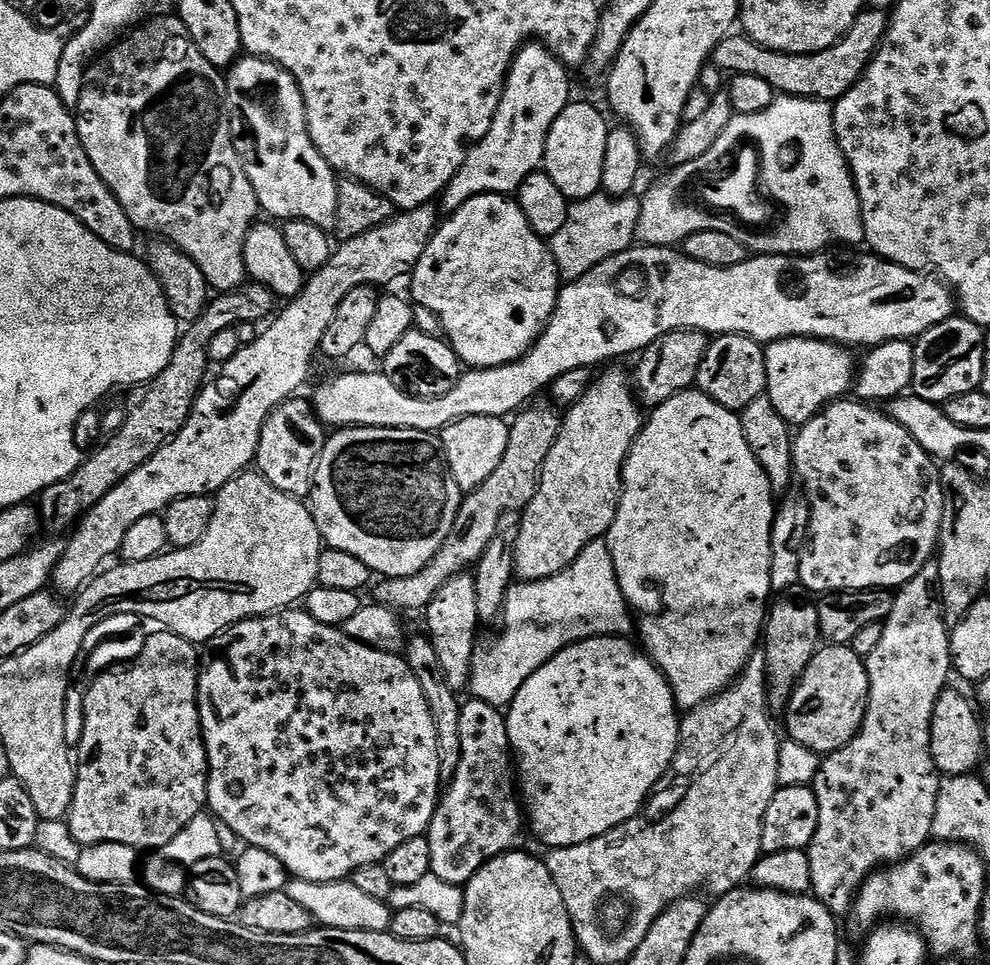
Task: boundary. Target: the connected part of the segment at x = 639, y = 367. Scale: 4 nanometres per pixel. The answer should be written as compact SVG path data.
M687 328L677 332L667 332L658 338L644 351L639 353L634 372L634 388L638 393L638 400L645 409L651 410L666 402L671 396L679 392L687 392L695 385L698 366L706 354L710 343L709 333L689 332Z

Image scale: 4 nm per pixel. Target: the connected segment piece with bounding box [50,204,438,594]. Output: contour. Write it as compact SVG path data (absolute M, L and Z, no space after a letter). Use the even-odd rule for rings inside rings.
M423 204L420 208L409 208L393 216L382 226L371 228L366 234L358 234L358 238L343 241L333 251L326 266L319 268L305 279L304 289L297 296L291 297L285 303L288 304L285 308L283 305L279 309L278 315L267 325L269 328L261 336L254 337L249 344L247 341L240 347L234 354L234 358L227 360L219 369L220 376L214 377L213 380L211 377L205 383L192 404L192 413L186 418L182 431L177 436L173 436L167 444L163 444L142 466L138 466L134 474L122 478L122 482L118 482L118 486L114 486L114 490L106 494L106 498L102 498L89 512L81 515L78 523L71 529L72 537L69 538L68 545L66 543L63 545L60 561L52 572L50 584L57 593L79 593L80 589L111 561L108 559L119 553L122 538L126 538L126 530L130 530L134 522L139 522L141 518L147 516L163 513L164 509L183 496L212 496L219 492L222 486L226 486L226 482L230 482L241 472L253 467L260 441L260 431L266 418L281 402L293 399L299 393L296 391L307 382L312 355L320 352L322 334L326 334L326 326L338 302L359 284L381 286L380 284L402 275L403 272L404 275L411 273L426 250L426 246L432 241L432 233L438 227L434 209L432 204Z

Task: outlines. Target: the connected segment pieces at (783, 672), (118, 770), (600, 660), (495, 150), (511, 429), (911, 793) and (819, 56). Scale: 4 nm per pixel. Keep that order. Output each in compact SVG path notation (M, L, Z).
M784 594L780 600L768 609L766 623L762 633L762 651L768 659L768 694L769 709L787 709L788 699L792 697L792 690L799 682L800 676L806 670L812 655L816 653L822 637L818 626L818 610L813 601L803 600L797 594Z
M165 630L147 637L135 656L136 661L129 668L121 672L105 670L89 683L92 685L84 696L80 756L78 752L74 764L74 798L66 825L77 845L118 842L151 854L174 842L174 838L178 838L178 834L182 834L182 830L186 830L186 826L205 811L208 802L208 755L204 737L200 735L200 711L196 705L200 677L197 645Z
M595 636L570 645L562 650L550 662L546 662L537 672L530 674L526 682L522 682L522 690L513 698L506 709L508 717L508 737L514 757L514 772L518 777L518 795L522 801L523 811L526 813L526 824L542 843L545 849L578 846L582 842L590 842L628 820L635 820L641 815L640 807L644 799L652 792L652 787L665 775L669 775L672 760L680 750L680 721L676 700L668 685L668 680L662 675L656 665L633 641L618 636Z
M525 43L508 68L492 125L482 139L467 149L462 166L453 174L442 193L442 200L451 206L459 206L487 192L515 193L525 178L543 165L550 126L570 102L568 72L569 69L543 44Z
M528 406L523 410L515 413L511 417L508 424L508 441L506 442L506 454L502 454L502 462L498 462L498 470L494 470L494 474L490 474L490 478L486 478L486 482L482 482L482 486L478 486L474 491L467 493L461 499L460 509L454 518L454 522L450 526L450 534L446 534L446 538L442 542L442 546L438 546L438 552L430 558L424 568L418 570L416 574L403 576L402 578L394 578L386 576L377 579L371 585L371 599L379 604L382 608L391 608L397 613L404 612L423 613L427 609L428 604L434 598L434 594L442 588L442 586L454 576L461 575L465 570L471 569L477 560L482 558L482 554L486 550L486 546L490 544L493 537L500 531L500 523L504 520L507 512L522 510L534 498L536 487L540 481L540 471L546 462L546 454L550 454L550 446L554 444L554 438L558 436L560 429L561 413L555 407L548 408L532 408L536 406Z
M930 562L910 582L900 585L895 593L896 601L894 610L890 610L887 620L884 621L882 630L882 642L878 642L878 647L874 649L874 654L866 657L868 665L868 705L862 726L858 734L846 746L842 746L837 752L829 752L819 761L817 776L811 782L812 792L818 800L818 830L814 830L814 838L807 846L808 862L810 868L810 882L812 883L811 895L826 910L832 912L837 918L846 917L851 913L852 906L856 902L856 896L860 892L865 880L877 870L884 870L891 865L899 864L908 856L912 856L923 848L925 844L933 839L932 827L934 826L934 814L938 806L938 796L942 785L941 773L936 771L934 758L930 754L930 726L934 716L934 702L938 700L944 689L949 687L950 680L948 675L953 675L952 655L950 654L950 628L946 623L944 610L938 595L938 585L940 583L940 566L939 563Z
M865 10L856 17L851 28L837 44L821 52L806 54L770 50L743 34L729 34L716 43L710 60L732 76L753 76L762 82L770 82L773 93L781 96L801 96L807 100L835 102L842 99L864 75L870 54L875 52L884 37L888 21L889 17L883 11Z

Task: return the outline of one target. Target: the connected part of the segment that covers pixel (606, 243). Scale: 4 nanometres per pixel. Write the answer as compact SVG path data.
M599 192L569 205L566 222L557 234L550 238L548 244L563 279L576 280L606 257L622 253L633 245L637 218L640 217L640 200L634 197L632 194L612 197Z

